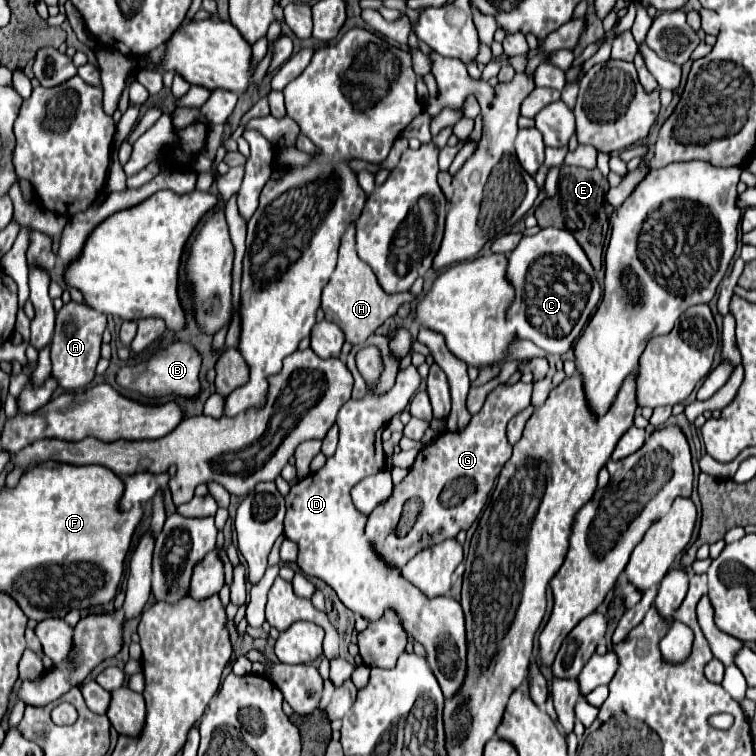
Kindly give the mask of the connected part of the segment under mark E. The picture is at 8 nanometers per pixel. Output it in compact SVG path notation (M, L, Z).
M562 166L556 194L552 198L544 198L534 212L540 228L548 228L552 222L554 226L560 226L572 232L572 236L584 248L586 256L590 258L596 270L602 268L604 240L608 234L610 214L614 212L614 208L604 200L606 192L608 192L608 178L598 168L588 170L588 168L578 168L578 166Z

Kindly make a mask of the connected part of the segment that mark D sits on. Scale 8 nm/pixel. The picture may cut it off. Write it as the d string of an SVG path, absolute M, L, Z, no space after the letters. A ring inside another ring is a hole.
M408 366L404 372L398 372L396 384L390 392L382 396L368 394L366 398L346 402L340 408L336 420L336 424L340 426L338 448L318 472L306 476L296 486L292 486L290 494L286 496L288 512L284 518L284 534L298 544L298 566L302 568L302 572L308 576L316 576L332 586L346 608L364 616L366 620L378 620L386 608L392 607L400 616L406 632L414 640L424 644L428 664L438 678L444 696L452 698L456 692L460 692L460 686L464 686L462 682L468 672L466 630L460 604L446 596L426 598L418 588L414 588L400 576L399 569L382 564L366 542L366 516L358 512L350 500L352 486L356 486L362 478L384 470L386 458L380 442L382 430L394 414L402 412L408 406L410 398L418 390L418 384L418 370L414 366ZM448 638L456 646L440 646Z

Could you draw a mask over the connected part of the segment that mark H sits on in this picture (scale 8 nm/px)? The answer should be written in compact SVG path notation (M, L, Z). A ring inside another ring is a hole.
M352 222L344 236L342 236L342 244L340 244L340 258L338 258L338 266L330 278L330 282L326 284L324 292L322 292L322 310L326 314L326 320L340 326L346 334L346 340L352 344L362 344L366 342L366 338L390 316L396 314L396 310L402 306L402 302L412 302L414 294L386 294L372 268L362 262L356 254L356 224Z

